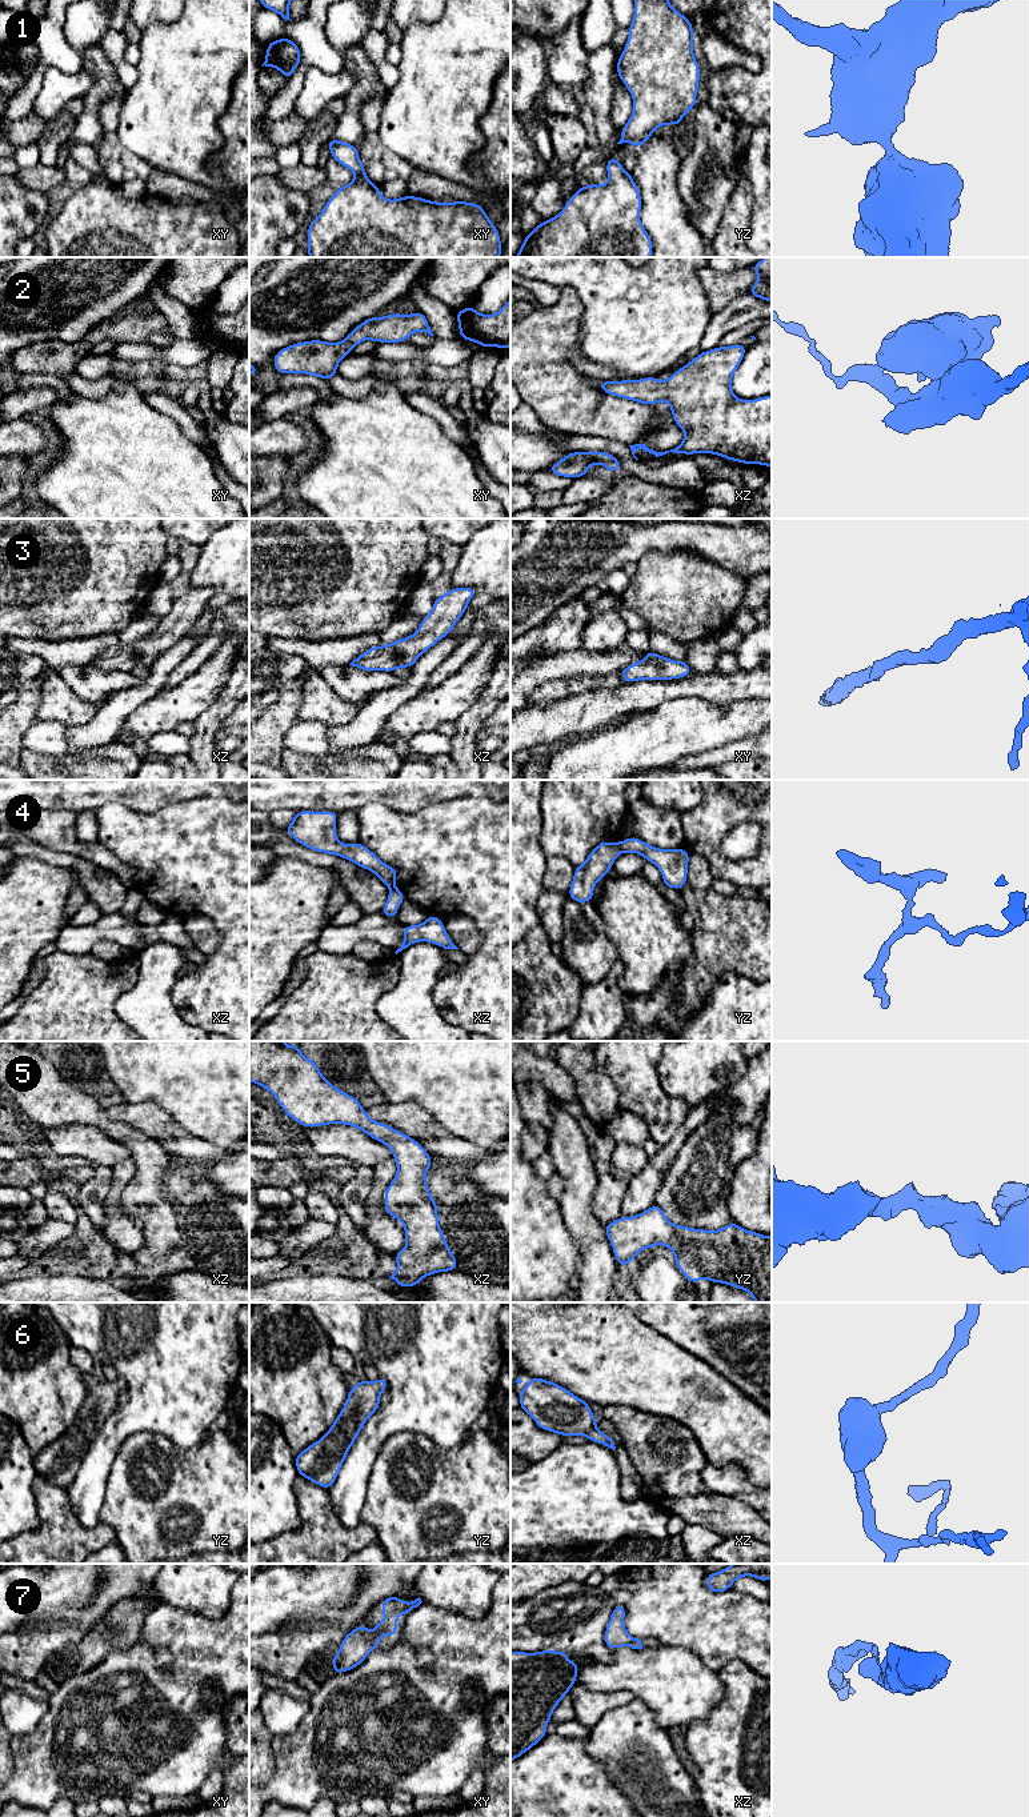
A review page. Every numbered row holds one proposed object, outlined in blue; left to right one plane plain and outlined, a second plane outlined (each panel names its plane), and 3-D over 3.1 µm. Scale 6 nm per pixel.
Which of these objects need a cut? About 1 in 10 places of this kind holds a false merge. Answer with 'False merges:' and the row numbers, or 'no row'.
False merges: 4

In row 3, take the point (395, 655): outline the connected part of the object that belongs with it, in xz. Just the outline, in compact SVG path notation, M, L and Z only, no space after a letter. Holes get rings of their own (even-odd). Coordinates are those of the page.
M471 587L451 588L449 592L435 599L432 611L423 617L416 633L387 645L369 648L349 665L363 671L383 672L412 668L424 652L449 635L476 595L476 589Z

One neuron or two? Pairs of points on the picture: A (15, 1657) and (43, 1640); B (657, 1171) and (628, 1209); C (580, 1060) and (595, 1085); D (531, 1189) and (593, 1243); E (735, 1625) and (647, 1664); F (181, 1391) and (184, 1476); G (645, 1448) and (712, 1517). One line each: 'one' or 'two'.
A: one
B: one
C: one
D: two
E: two
F: two
G: one

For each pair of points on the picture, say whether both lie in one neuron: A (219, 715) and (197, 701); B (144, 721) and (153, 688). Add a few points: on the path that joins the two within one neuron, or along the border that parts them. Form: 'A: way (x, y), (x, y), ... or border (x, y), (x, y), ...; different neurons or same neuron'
A: border (227, 681), (219, 696), (193, 721); different neurons
B: border (163, 688), (141, 703), (127, 717); different neurons

